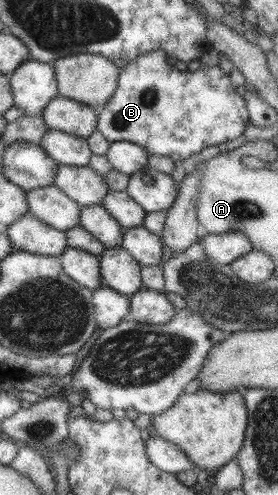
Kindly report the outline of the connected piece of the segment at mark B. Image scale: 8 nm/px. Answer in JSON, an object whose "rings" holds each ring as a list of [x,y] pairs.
{"rings":[[[165,52],[145,53],[120,68],[115,92],[98,108],[96,130],[107,141],[128,141],[149,155],[167,157],[174,162],[183,162],[209,146],[222,147],[226,141],[237,139],[245,126],[251,124],[244,99],[231,86],[229,76],[217,66],[201,65],[195,71],[178,71],[173,65],[167,65]]]}

